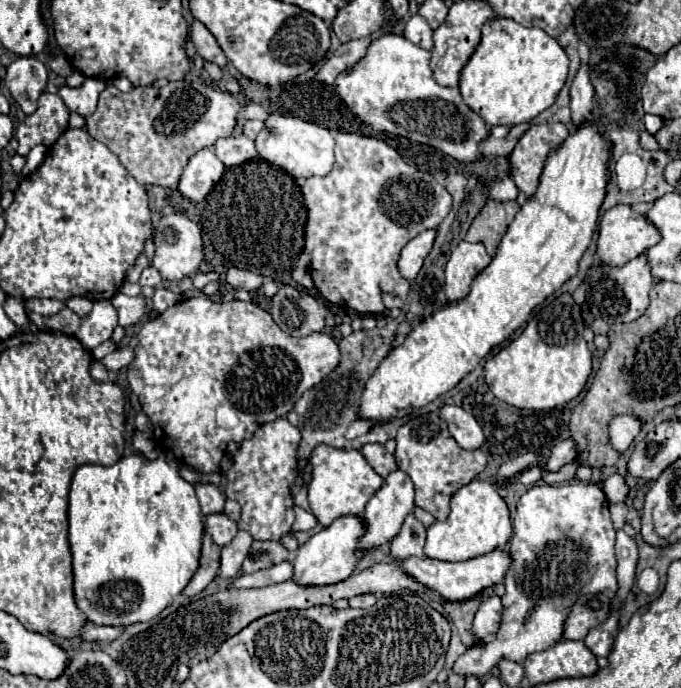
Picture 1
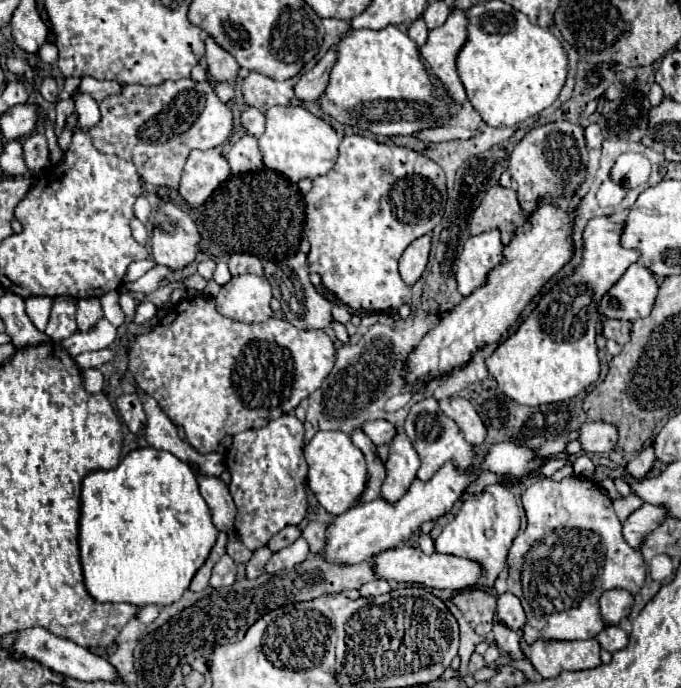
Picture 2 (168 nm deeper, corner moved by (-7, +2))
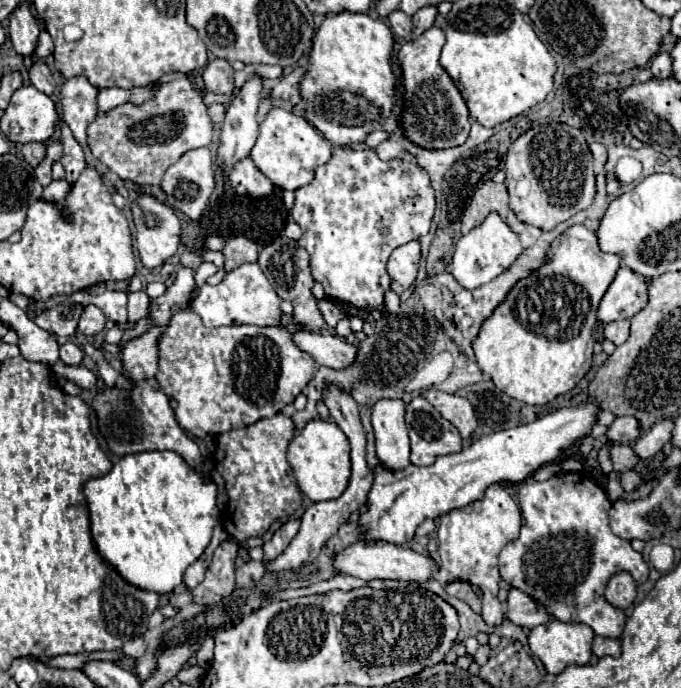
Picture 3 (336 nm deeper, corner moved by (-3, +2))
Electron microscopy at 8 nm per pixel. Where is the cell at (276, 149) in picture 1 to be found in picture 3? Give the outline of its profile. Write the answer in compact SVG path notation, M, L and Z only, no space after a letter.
M272 107L266 117L262 119L260 123L260 135L256 139L256 145L252 147L252 153L250 153L252 161L256 163L256 167L278 187L282 189L300 189L302 185L308 185L312 183L312 177L314 177L314 171L318 165L324 165L330 161L332 157L332 143L310 123L306 121L302 115L294 115L292 111L286 111L286 109L280 109L280 107Z

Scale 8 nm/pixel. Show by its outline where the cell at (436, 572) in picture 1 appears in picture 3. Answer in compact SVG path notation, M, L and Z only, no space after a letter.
M358 541L354 545L350 545L348 549L340 551L334 559L334 567L346 575L370 581L370 579L394 579L394 581L416 581L416 583L426 583L430 581L436 573L438 567L434 563L432 557L428 555L420 555L416 551L412 551L410 547L398 547L398 545L390 545L384 541Z

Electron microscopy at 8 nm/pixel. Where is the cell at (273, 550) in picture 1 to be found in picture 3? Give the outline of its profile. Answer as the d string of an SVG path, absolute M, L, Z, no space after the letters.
M246 561L240 569L236 569L236 585L250 587L262 579L264 571L266 571L264 561Z

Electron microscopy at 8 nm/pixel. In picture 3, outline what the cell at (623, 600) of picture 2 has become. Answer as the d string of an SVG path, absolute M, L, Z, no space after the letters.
M628 573L614 575L606 585L606 601L618 609L626 609L632 605L636 597L636 583Z

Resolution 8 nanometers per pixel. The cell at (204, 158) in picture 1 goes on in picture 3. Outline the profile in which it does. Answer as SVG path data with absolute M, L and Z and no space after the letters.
M202 147L202 149L192 149L188 153L184 153L178 163L168 167L168 171L164 173L164 179L162 179L162 189L168 197L168 205L184 211L190 219L198 219L202 215L210 195L216 189L216 179L214 179L212 165L214 165L212 153L206 147Z

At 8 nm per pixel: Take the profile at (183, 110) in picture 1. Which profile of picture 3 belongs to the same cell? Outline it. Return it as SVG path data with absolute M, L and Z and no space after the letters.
M172 79L162 83L152 101L146 101L144 105L118 105L116 109L110 109L108 113L100 113L94 123L88 125L88 147L92 155L110 167L120 179L130 179L136 185L160 185L166 169L174 165L186 151L208 147L214 139L214 123L208 115L208 107L200 95L200 91L194 87L190 79Z

